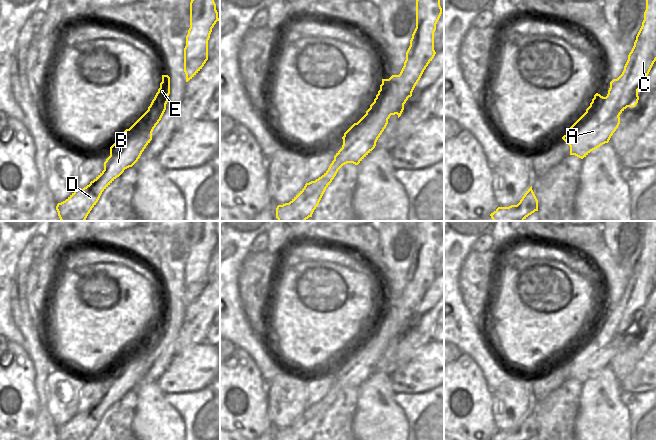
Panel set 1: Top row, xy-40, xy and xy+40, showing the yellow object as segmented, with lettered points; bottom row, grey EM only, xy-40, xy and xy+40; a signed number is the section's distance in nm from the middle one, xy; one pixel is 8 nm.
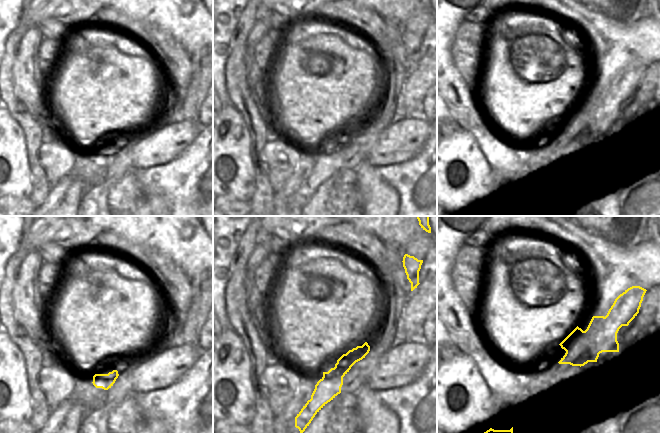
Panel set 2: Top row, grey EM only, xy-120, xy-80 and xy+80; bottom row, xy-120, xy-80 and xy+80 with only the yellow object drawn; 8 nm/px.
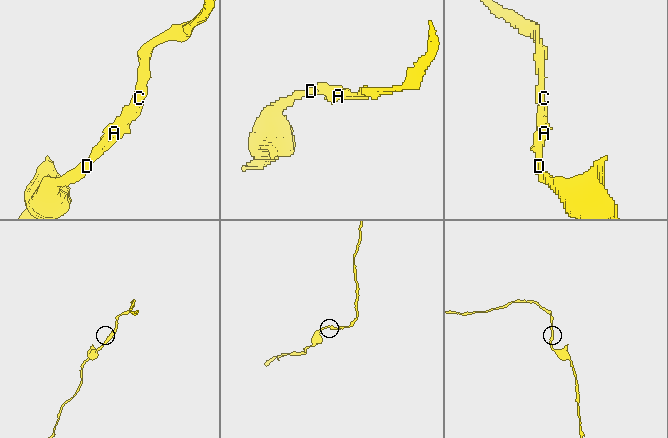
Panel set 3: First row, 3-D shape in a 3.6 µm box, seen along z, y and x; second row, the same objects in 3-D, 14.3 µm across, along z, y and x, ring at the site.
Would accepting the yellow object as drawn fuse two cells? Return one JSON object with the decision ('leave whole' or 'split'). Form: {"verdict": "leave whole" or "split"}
{"verdict": "leave whole"}

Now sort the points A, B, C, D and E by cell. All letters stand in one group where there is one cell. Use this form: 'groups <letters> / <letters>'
groups A B C D E

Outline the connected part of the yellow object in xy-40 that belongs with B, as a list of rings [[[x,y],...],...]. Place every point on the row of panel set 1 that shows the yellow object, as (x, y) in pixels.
[[[162,75],[160,88],[148,110],[126,129],[110,147],[104,170],[83,189],[76,189],[56,210],[61,221],[85,221],[102,192],[125,169],[132,167],[152,140],[152,132],[161,120],[170,94],[170,77]]]

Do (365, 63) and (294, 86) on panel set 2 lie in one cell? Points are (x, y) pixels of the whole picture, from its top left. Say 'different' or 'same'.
same

